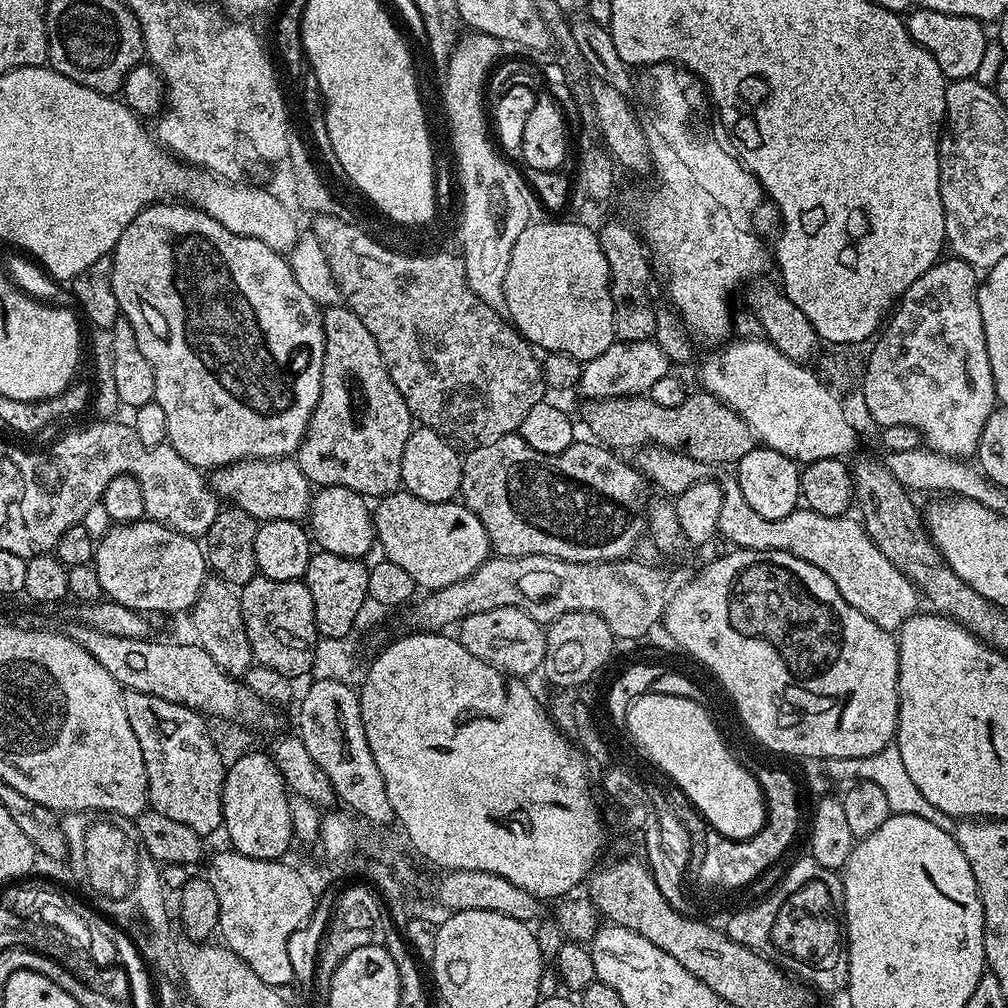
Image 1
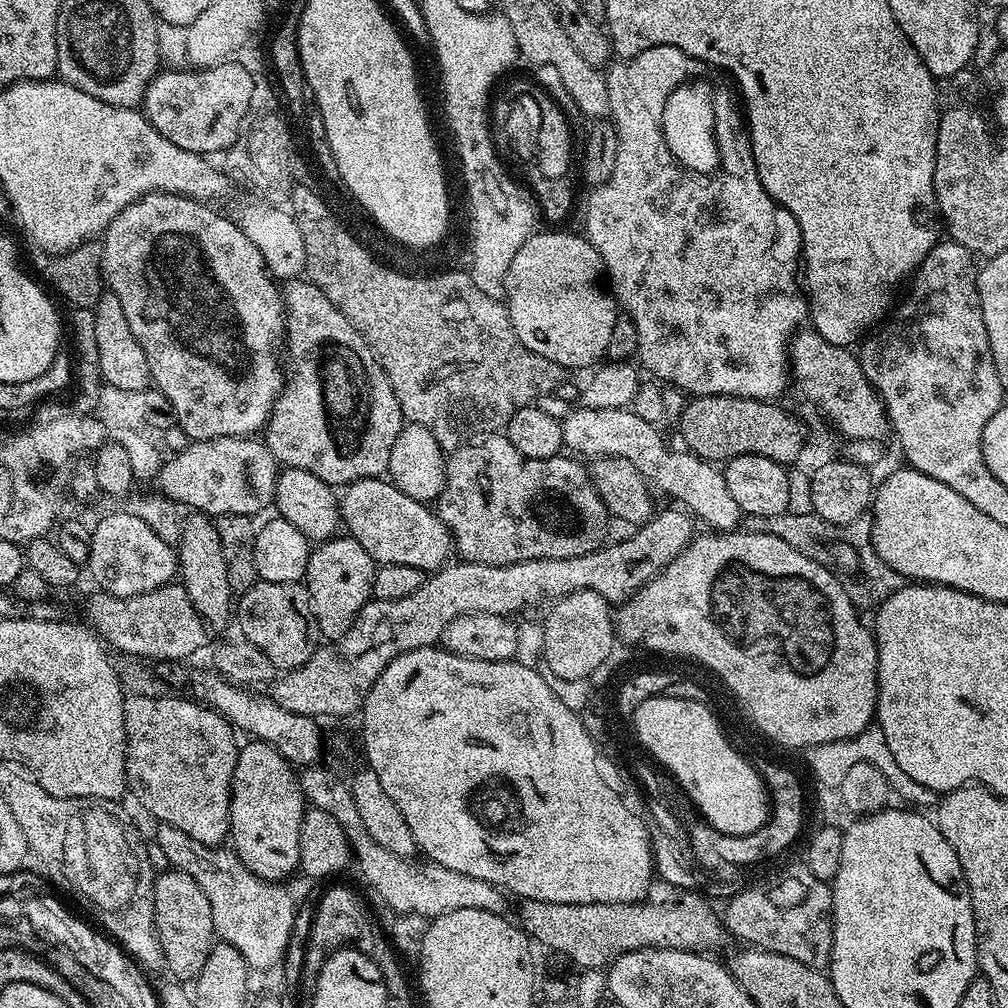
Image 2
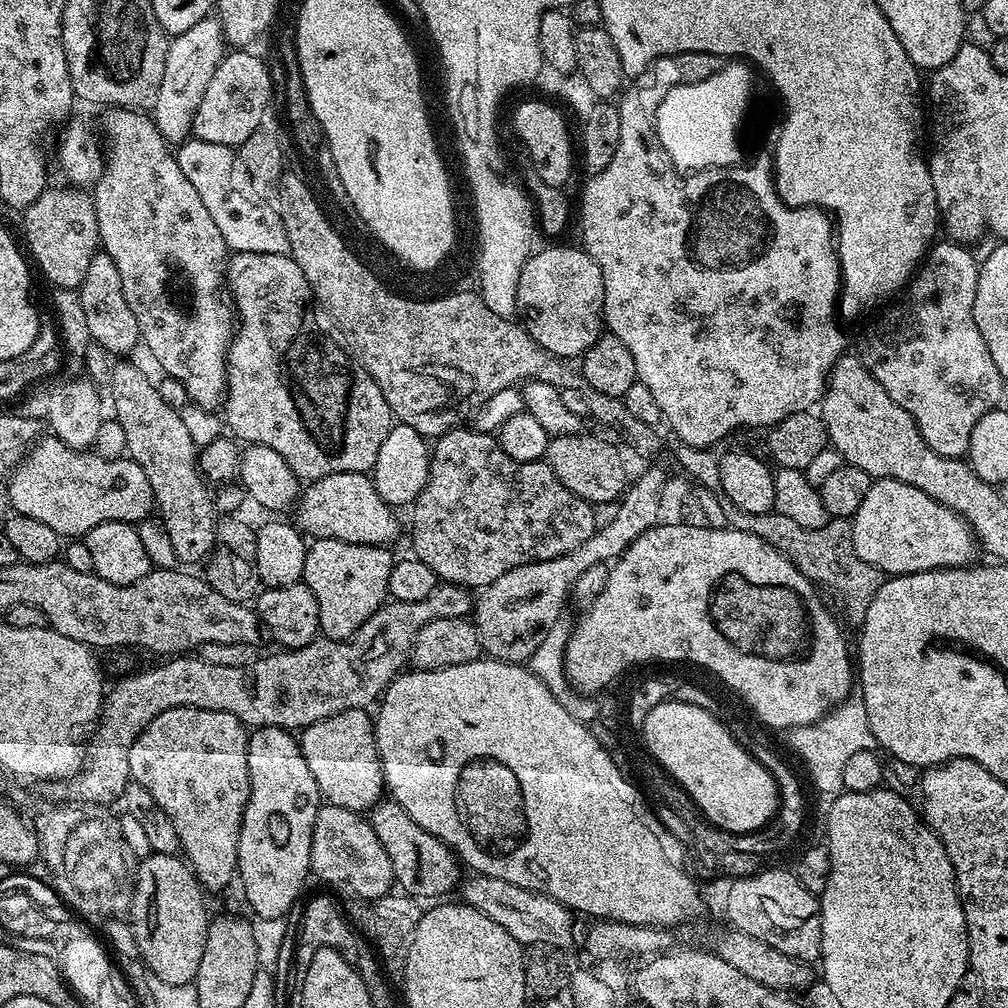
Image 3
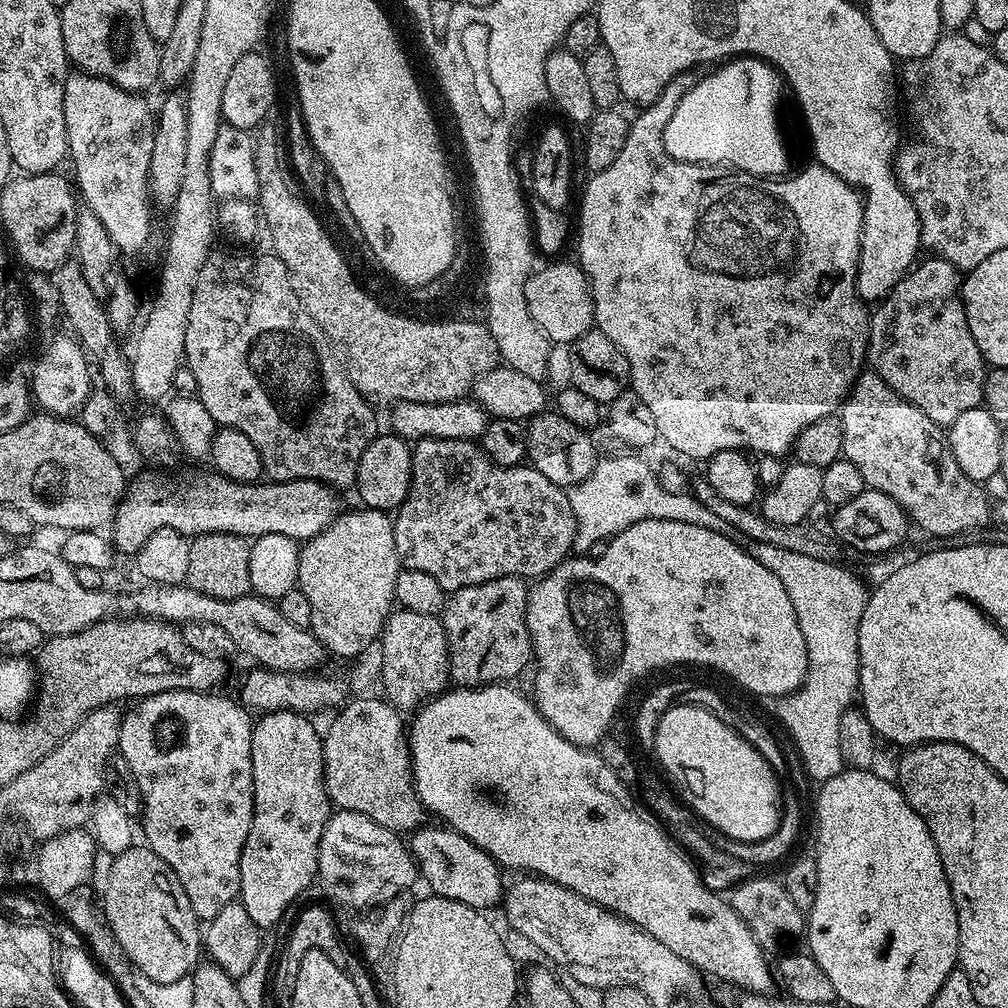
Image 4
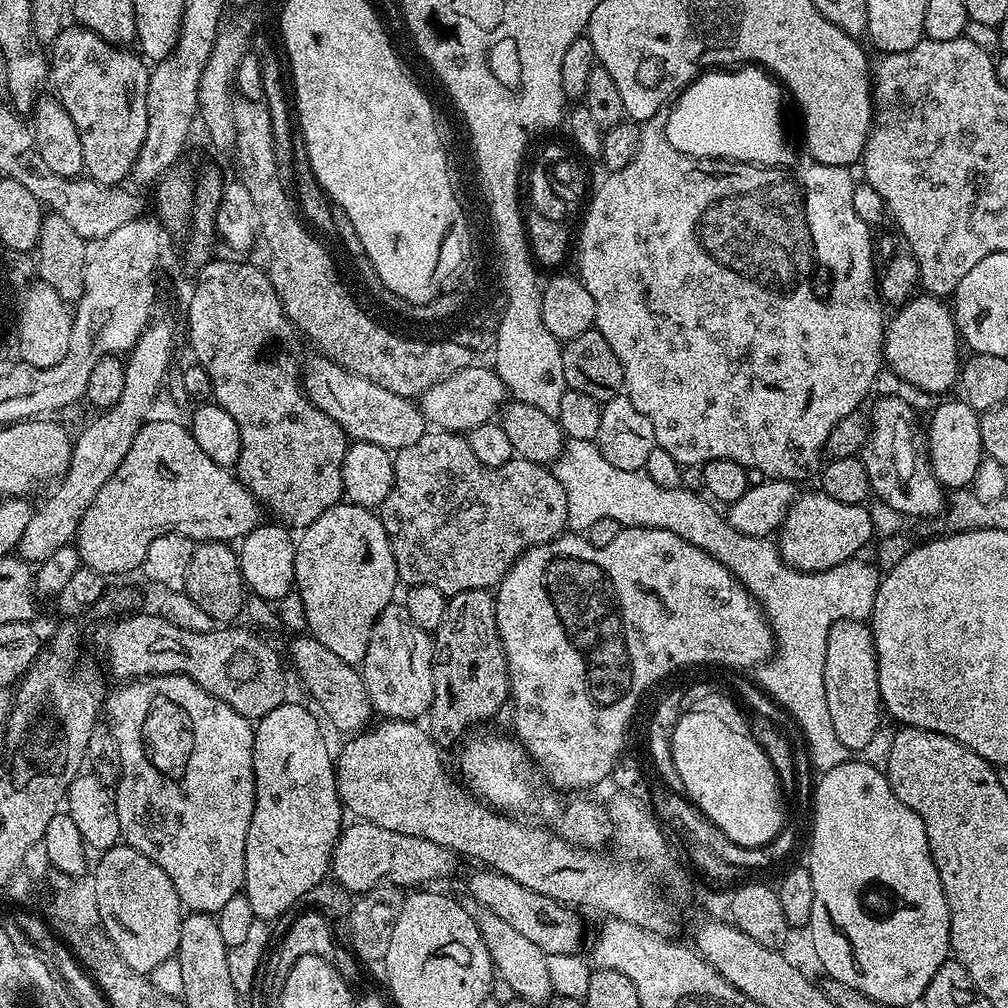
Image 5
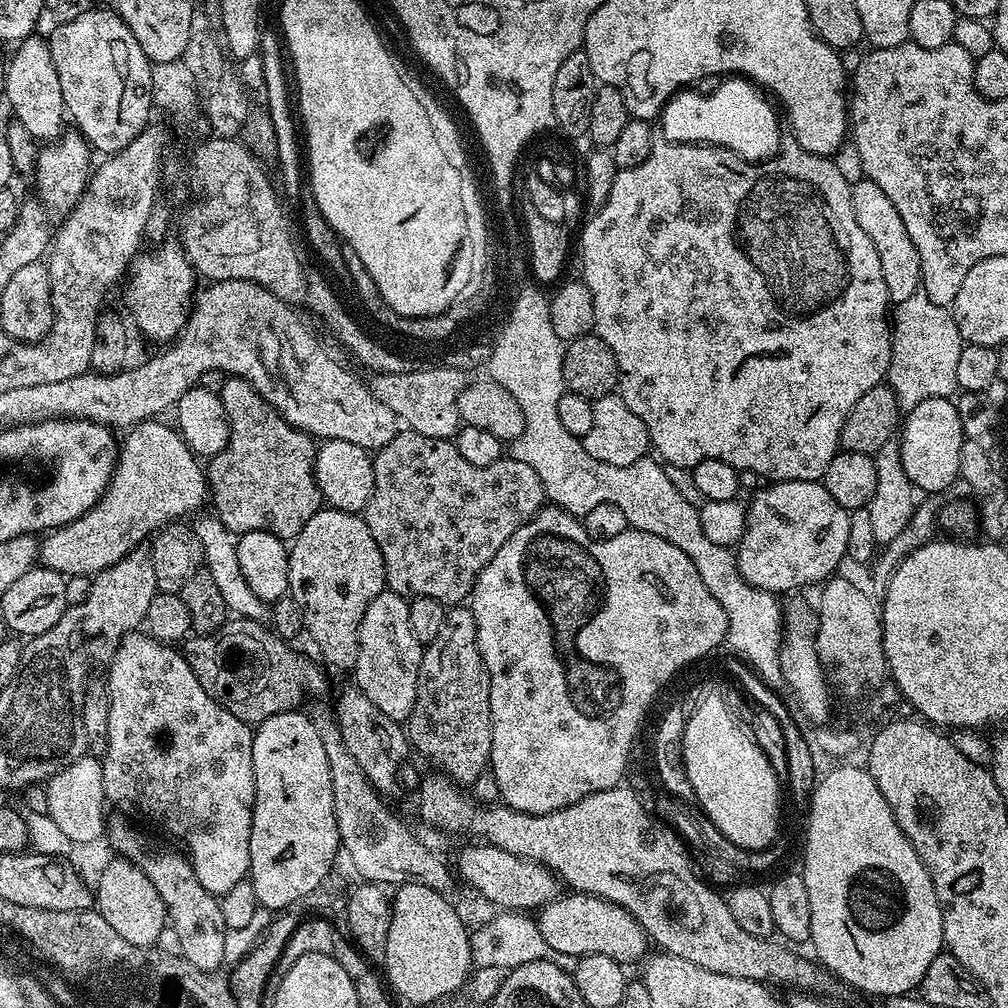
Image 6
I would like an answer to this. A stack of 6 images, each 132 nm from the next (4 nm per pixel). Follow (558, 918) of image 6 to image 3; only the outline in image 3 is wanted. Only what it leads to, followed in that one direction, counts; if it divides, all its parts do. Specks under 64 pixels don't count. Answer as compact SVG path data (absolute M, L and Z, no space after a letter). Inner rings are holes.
M384 798L379 804L375 804L370 810L370 823L374 834L378 834L378 842L382 842L386 854L390 854L390 862L396 875L395 883L399 887L401 884L404 887L401 889L407 895L417 898L425 898L424 896L444 898L447 897L444 896L447 892L452 892L455 888L457 891L462 875L460 876L461 865L458 863L456 853L438 838L434 838L434 834L422 830L422 826L413 822L410 814L400 809L397 800Z

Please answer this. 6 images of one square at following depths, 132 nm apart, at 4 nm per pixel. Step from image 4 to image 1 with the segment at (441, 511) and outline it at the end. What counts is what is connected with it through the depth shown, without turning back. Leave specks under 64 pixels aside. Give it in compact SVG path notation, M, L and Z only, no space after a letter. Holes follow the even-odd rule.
M518 434L503 436L492 440L489 444L478 444L471 449L469 456L465 455L462 460L462 482L460 483L459 499L468 509L478 516L482 526L486 526L488 541L492 543L492 552L497 556L553 556L566 562L578 562L579 564L598 564L610 560L622 560L633 555L632 547L639 542L640 536L645 535L646 509L648 504L649 481L631 463L619 460L613 449L599 443L580 444L573 442L569 448L562 450L562 454L538 454Z

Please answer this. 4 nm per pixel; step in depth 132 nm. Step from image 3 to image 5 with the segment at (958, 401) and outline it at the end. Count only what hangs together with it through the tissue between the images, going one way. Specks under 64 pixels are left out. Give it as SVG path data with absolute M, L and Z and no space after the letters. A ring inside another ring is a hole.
M916 294L891 313L884 329L884 364L899 380L929 394L957 387L960 375L962 341L956 330L956 317L938 296Z

